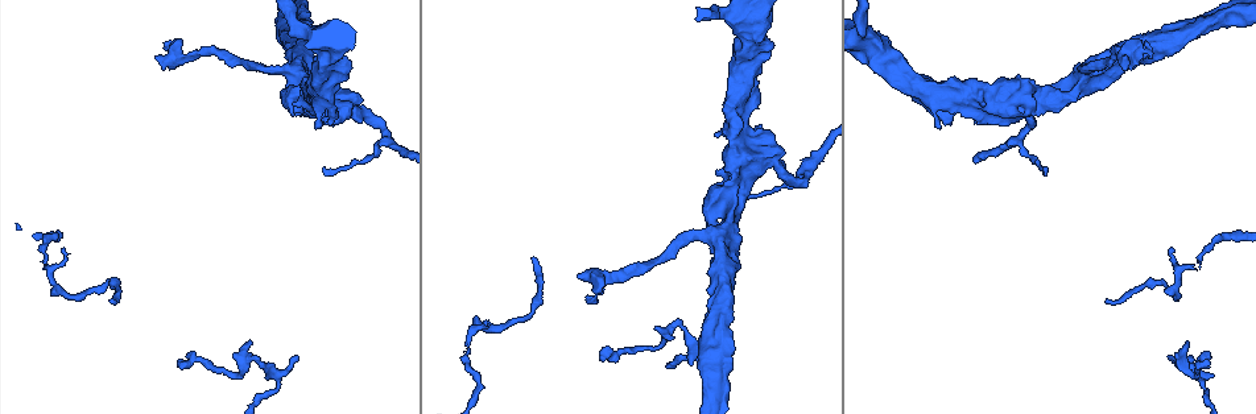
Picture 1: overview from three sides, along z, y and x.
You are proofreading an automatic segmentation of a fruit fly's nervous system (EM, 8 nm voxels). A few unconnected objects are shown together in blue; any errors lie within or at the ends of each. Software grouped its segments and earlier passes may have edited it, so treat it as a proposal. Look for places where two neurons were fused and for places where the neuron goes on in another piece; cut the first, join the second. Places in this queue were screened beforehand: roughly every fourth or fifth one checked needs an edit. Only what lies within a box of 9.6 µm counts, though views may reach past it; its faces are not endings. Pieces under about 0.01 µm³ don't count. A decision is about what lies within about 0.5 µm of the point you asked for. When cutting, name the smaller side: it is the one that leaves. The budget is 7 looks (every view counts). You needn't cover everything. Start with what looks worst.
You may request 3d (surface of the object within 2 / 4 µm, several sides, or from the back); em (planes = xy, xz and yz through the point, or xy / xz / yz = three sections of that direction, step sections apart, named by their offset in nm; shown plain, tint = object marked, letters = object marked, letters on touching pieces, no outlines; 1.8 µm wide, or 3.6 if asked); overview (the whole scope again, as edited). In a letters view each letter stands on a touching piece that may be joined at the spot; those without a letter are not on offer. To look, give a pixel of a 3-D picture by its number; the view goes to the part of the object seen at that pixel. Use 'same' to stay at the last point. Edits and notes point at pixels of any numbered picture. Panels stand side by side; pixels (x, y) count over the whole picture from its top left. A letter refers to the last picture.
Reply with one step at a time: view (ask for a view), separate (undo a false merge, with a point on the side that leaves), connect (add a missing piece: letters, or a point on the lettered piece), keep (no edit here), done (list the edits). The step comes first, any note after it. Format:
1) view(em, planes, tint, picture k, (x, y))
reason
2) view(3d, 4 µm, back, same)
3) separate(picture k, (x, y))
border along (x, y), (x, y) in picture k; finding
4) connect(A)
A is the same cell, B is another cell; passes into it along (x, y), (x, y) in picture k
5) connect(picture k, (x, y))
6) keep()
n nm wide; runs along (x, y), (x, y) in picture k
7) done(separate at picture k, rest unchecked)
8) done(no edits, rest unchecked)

view(3d, 2 µm, picture 1, (731, 197))

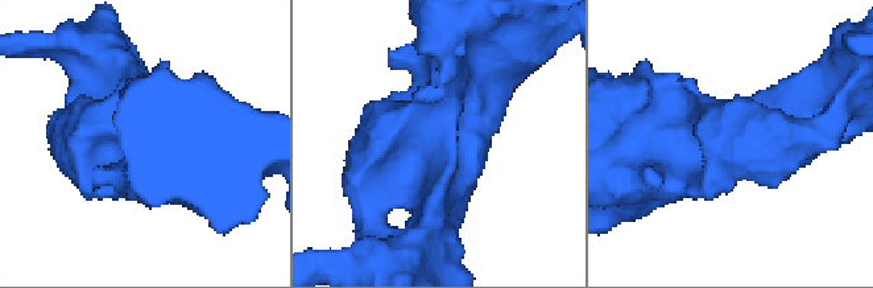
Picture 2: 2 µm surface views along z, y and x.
view(em, xy, step 4, tint, picture 2, (726, 150))
shape alone is not enough

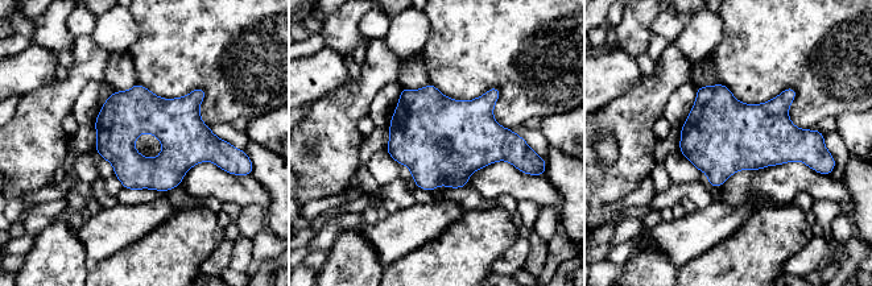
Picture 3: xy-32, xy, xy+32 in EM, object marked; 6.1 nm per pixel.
view(em, planes, letters, same)
another direction

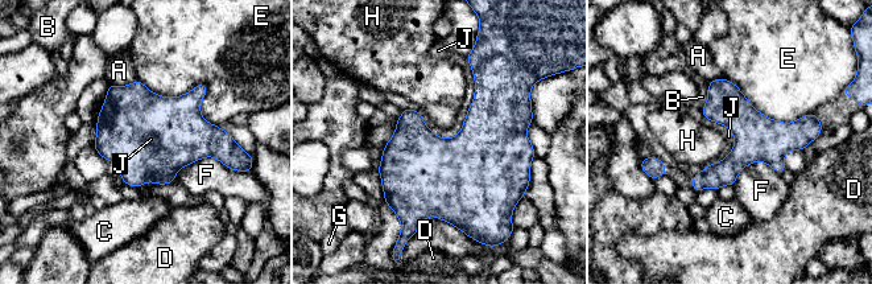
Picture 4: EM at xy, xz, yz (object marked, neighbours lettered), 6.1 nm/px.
keep()
E touches over 550 nm; A, B, C, D, E, F, G, H and J are other cells; runs along (814, 131), (757, 139), (694, 184) in picture 4; all the same neuron

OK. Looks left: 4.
view(3d, 4 µm, picture 1, (165, 50))
long arm stops here

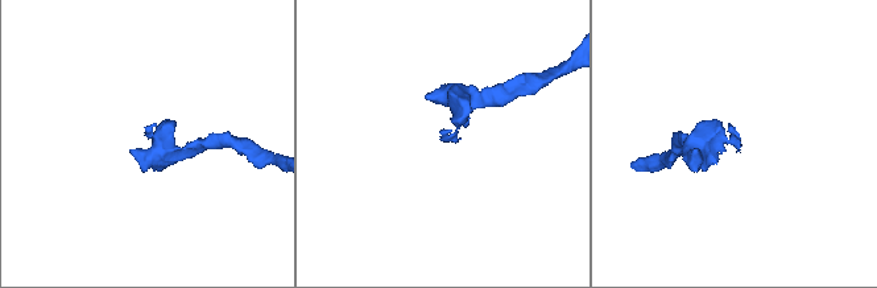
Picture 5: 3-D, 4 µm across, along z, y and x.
view(em, planes, letters, picture 5, (738, 138))
now the EM

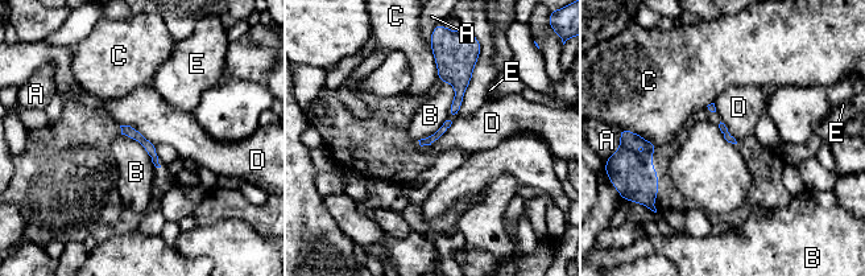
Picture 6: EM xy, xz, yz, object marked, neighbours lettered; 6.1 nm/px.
keep()
A, B, C, D and E are other cells; border along (121, 134), (135, 139), (154, 165) in picture 6; none of them fits

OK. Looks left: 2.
view(em, yz, step 8, tint, picture 1, (753, 95))
abrupt turn

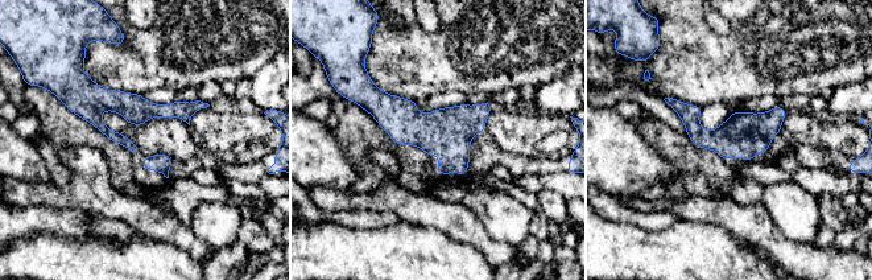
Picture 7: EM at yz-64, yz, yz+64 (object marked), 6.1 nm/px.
view(em, planes, letters, same)

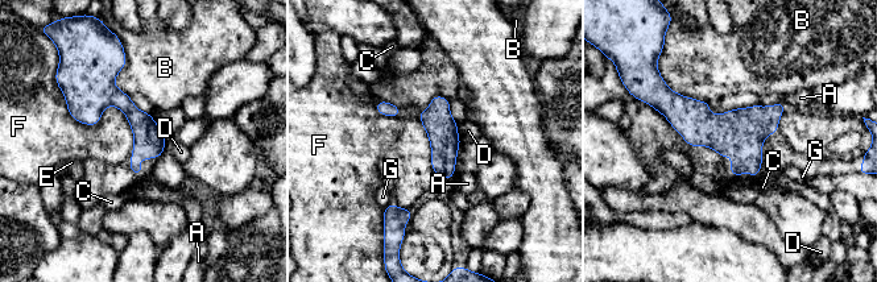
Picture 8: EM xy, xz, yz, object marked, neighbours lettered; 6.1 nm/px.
keep()
A, B, C, D, E, F and G are other cells; runs along (112, 67), (110, 90), (141, 123), (137, 170) in picture 8; one neuron here

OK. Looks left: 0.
done(no edits, rest unchecked)

